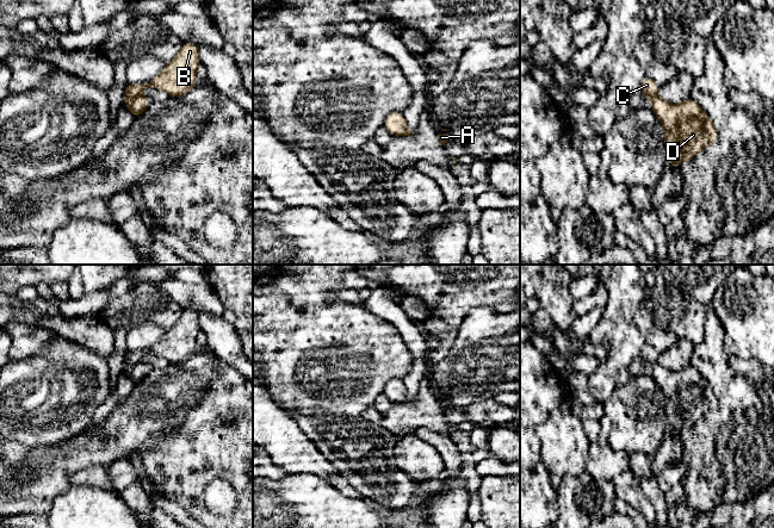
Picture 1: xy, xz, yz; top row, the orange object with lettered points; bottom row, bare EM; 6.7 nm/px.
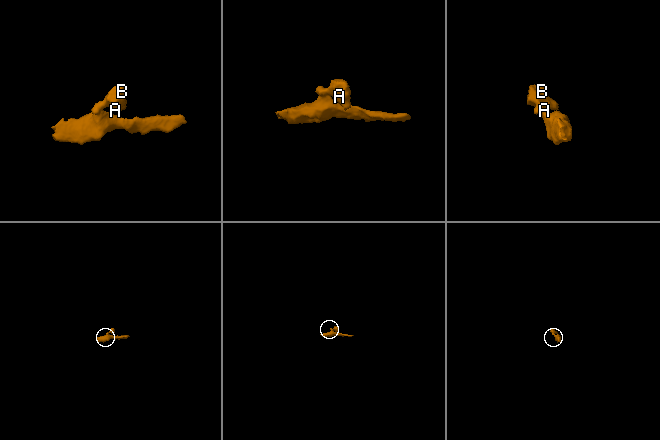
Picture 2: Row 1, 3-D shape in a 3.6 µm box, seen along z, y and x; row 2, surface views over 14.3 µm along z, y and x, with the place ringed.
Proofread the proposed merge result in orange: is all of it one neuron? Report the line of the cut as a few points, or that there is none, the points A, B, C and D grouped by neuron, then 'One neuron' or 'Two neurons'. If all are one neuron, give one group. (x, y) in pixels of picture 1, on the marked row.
Split along xy (140, 95), (127, 105). Groups: A B C / D. Two neurons

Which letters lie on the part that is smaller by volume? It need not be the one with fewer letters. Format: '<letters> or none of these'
A, B, C

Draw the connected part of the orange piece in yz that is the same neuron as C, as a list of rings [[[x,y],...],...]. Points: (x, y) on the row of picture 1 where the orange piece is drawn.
[[[645,76],[640,85],[643,95],[648,98],[657,97],[658,88],[660,86],[649,76]]]

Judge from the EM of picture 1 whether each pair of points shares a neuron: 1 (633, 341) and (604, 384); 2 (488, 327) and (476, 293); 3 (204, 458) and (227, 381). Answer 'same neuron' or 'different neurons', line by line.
1: same neuron
2: different neurons
3: same neuron

